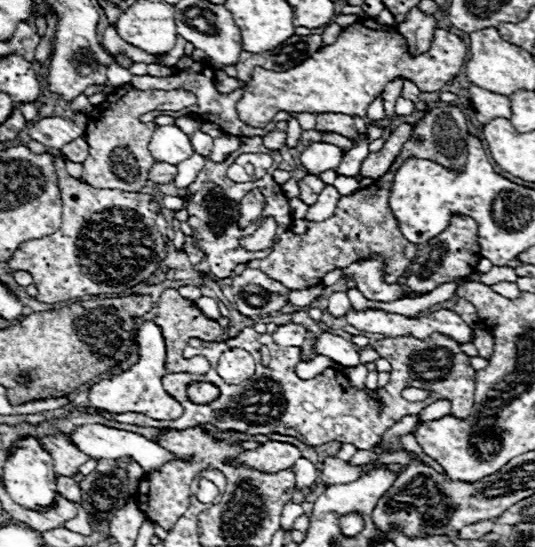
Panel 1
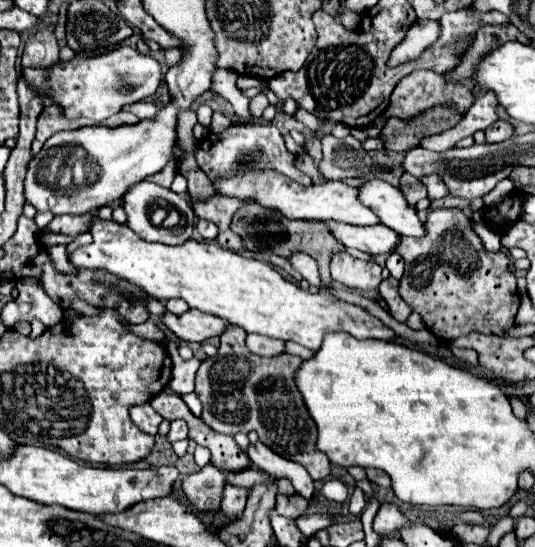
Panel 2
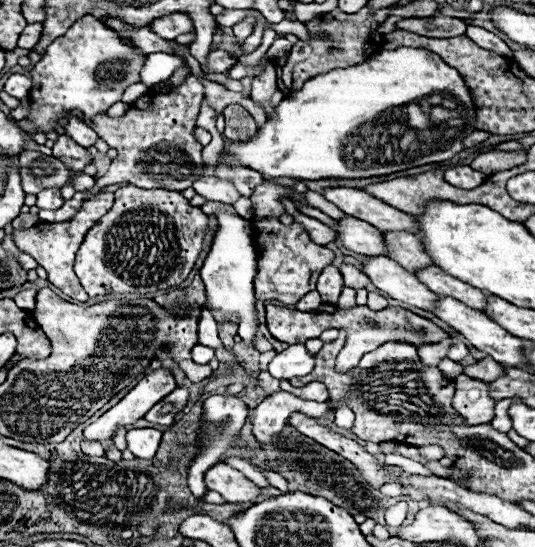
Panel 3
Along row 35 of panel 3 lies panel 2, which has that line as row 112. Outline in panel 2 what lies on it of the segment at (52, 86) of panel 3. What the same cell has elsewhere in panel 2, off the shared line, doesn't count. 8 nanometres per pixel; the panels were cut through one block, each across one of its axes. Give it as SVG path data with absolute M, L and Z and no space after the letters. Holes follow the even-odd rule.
M120 46L108 54L96 58L72 58L70 62L58 62L50 70L50 82L46 80L48 72L28 68L28 82L34 90L46 92L56 104L60 104L68 118L92 118L96 124L116 114L124 104L138 102L146 96L152 96L162 82L162 68L152 56L144 56L138 50Z

